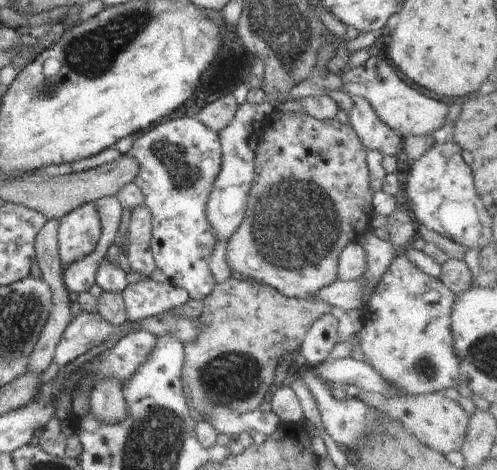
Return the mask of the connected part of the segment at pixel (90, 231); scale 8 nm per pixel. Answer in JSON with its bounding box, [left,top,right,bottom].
[57,202,101,268]

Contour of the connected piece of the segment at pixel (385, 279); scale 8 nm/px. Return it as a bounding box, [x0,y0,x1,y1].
[356,193,460,397]

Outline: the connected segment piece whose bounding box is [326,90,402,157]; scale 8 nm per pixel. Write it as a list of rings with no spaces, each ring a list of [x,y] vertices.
[[[330,90],[326,95],[346,112],[351,127],[368,151],[378,150],[383,155],[393,157],[401,152],[402,137],[384,124],[380,116],[376,116],[370,102],[366,102],[362,96],[351,96],[338,90]]]

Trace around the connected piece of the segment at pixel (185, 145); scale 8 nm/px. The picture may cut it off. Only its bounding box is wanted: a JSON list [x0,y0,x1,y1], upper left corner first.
[126,118,222,300]

